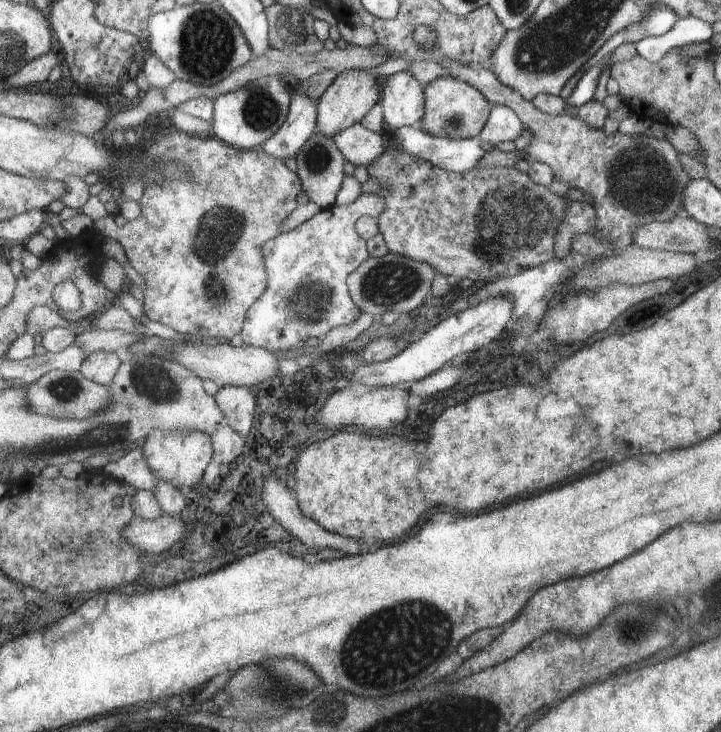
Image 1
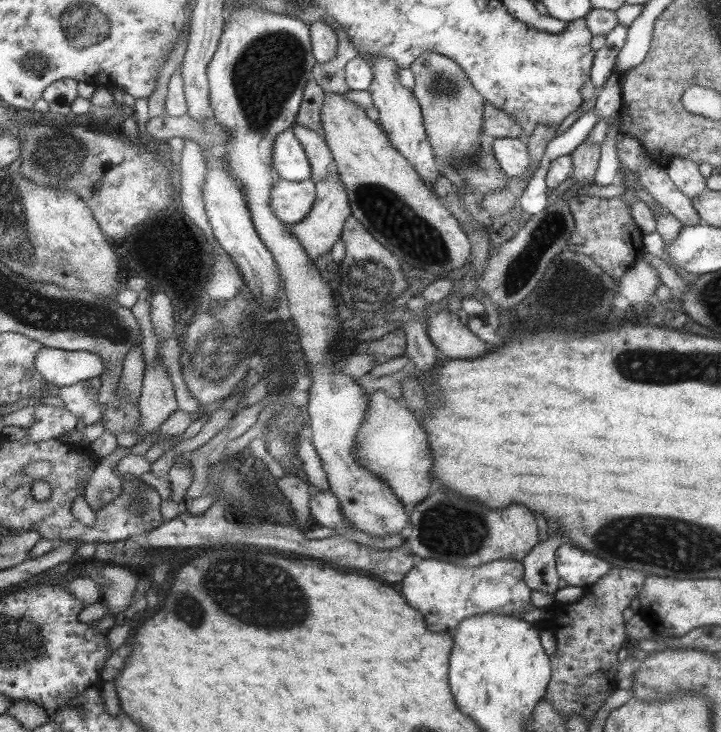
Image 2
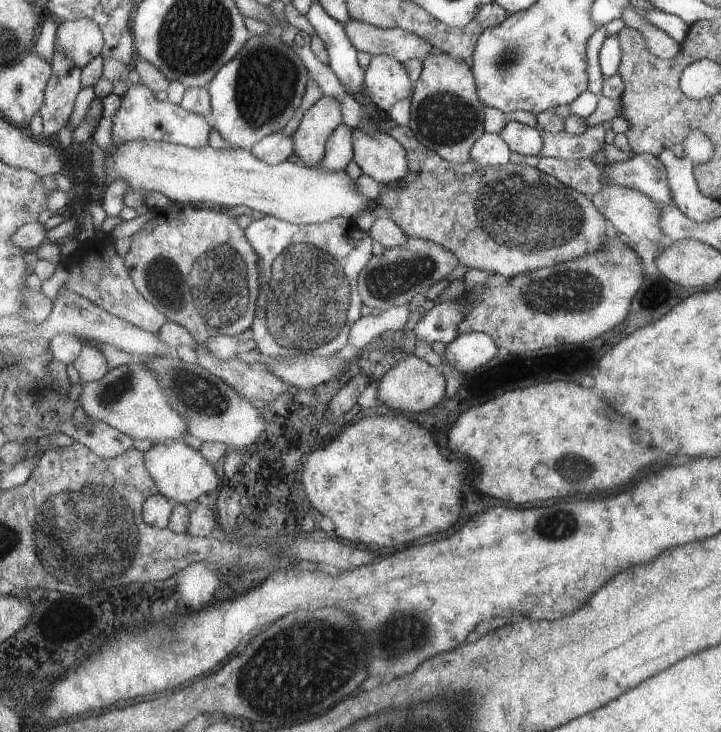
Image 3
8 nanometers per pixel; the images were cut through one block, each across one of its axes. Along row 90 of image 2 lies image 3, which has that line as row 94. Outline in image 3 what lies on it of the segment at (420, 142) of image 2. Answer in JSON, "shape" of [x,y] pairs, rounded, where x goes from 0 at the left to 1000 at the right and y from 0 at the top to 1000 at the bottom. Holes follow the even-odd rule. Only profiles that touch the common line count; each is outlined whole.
{"shape":[[[517,75],[515,78],[506,93],[503,109],[512,137],[528,154],[537,153],[541,145],[569,130],[573,123],[573,113],[564,107],[559,86],[537,75]]]}

